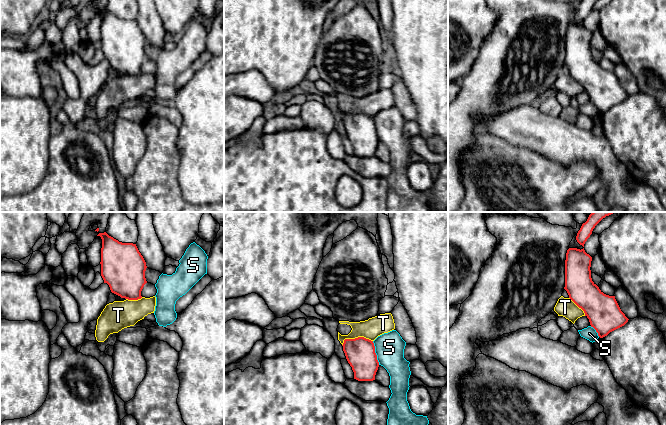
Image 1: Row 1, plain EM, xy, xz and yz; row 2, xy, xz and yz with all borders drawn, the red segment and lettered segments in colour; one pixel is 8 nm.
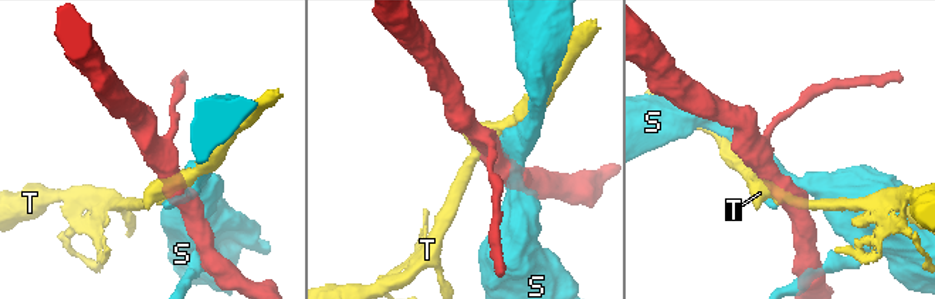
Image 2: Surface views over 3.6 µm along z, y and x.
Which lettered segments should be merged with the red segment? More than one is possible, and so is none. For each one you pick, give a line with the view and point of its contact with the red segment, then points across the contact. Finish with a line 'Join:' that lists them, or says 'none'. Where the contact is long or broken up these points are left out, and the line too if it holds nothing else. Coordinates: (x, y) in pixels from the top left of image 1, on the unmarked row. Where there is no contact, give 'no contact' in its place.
Join: none

